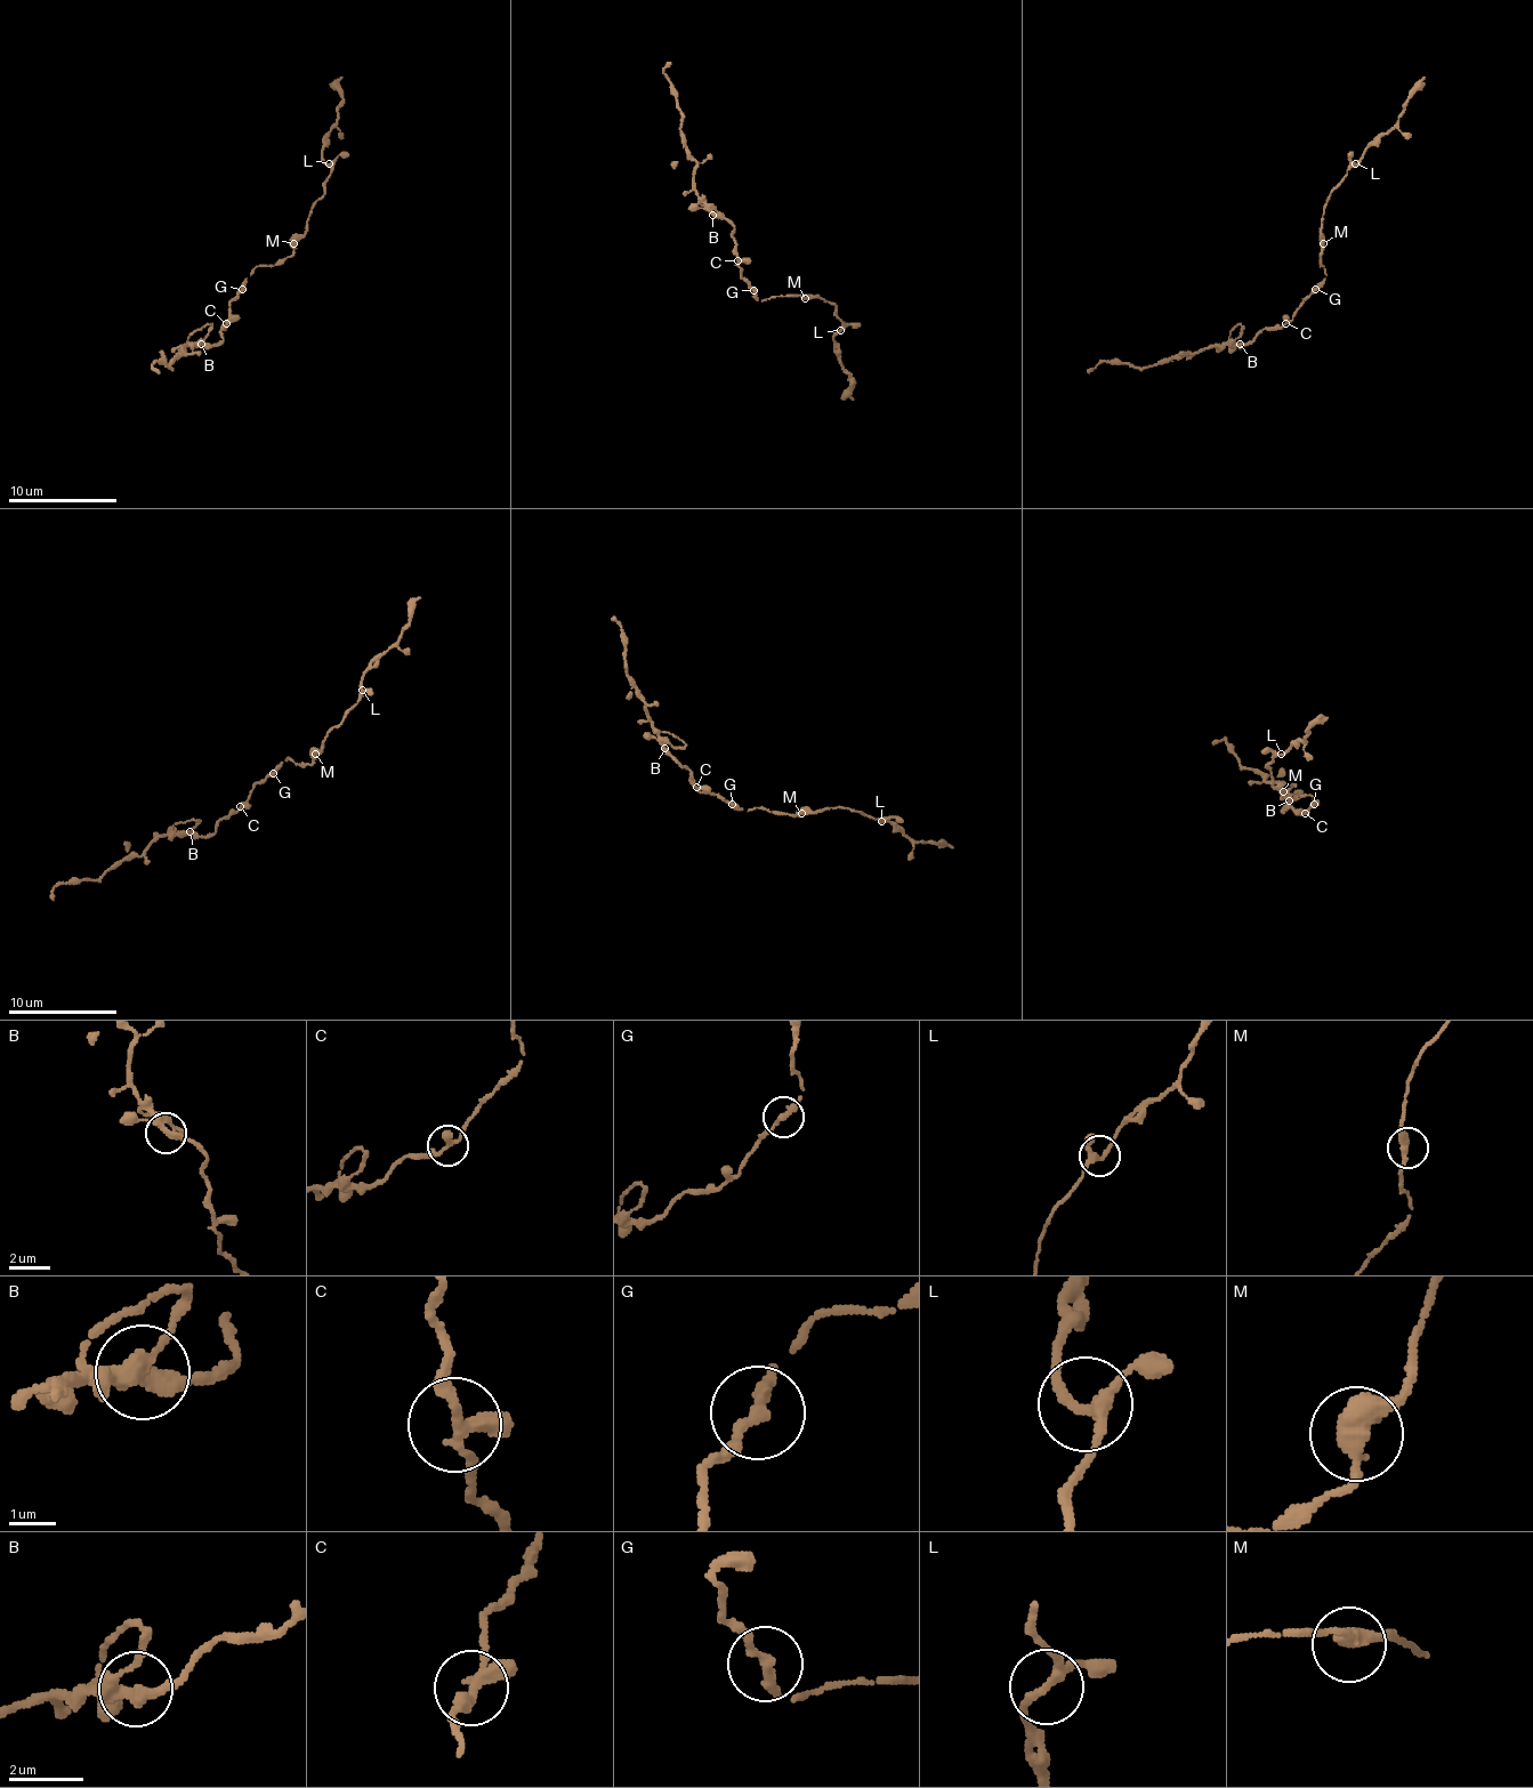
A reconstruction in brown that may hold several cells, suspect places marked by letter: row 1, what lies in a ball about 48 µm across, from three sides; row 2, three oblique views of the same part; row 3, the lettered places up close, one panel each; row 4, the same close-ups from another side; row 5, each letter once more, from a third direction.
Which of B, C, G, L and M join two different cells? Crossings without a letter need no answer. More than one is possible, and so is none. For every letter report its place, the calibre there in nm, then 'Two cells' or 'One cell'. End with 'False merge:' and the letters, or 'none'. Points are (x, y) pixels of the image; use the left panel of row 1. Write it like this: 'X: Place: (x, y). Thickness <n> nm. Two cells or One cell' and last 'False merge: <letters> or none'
B: Place: (201, 344). Thickness 320 nm. One cell
C: Place: (226, 323). Thickness 240 nm. One cell
G: Place: (242, 289). Thickness 280 nm. One cell
L: Place: (329, 163). Thickness 240 nm. One cell
M: Place: (293, 243). Thickness 440 nm. One cell
False merge: none

